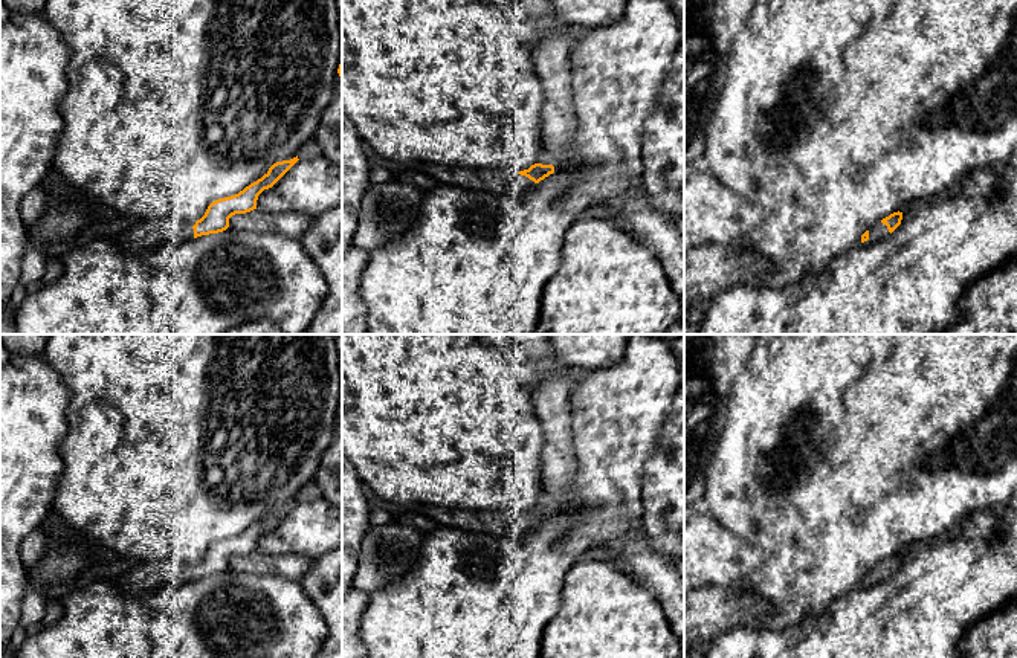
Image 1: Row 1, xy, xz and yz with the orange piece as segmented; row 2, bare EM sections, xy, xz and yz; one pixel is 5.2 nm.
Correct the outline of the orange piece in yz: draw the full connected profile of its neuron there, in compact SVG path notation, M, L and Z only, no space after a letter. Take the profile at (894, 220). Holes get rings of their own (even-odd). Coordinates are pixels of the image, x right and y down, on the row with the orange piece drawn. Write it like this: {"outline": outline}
{"outline": "M902 211L893 212L881 221L875 223L869 231L861 235L860 244L875 243L889 237L902 220Z"}

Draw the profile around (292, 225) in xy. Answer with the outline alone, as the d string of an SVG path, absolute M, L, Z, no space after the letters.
M253 209L246 214L235 214L229 218L229 227L260 234L278 234L287 238L301 240L313 223L313 217L299 212L266 212Z

